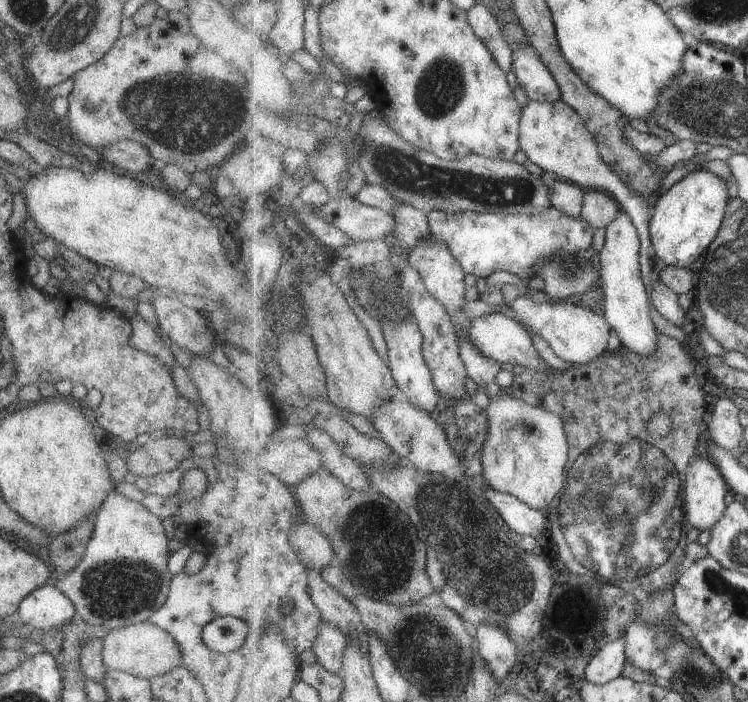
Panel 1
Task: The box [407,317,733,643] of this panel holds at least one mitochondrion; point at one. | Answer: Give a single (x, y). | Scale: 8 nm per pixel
(625, 517)

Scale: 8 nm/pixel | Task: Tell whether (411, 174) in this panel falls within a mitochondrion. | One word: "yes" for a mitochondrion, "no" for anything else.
yes

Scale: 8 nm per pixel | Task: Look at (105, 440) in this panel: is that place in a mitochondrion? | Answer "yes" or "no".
no

